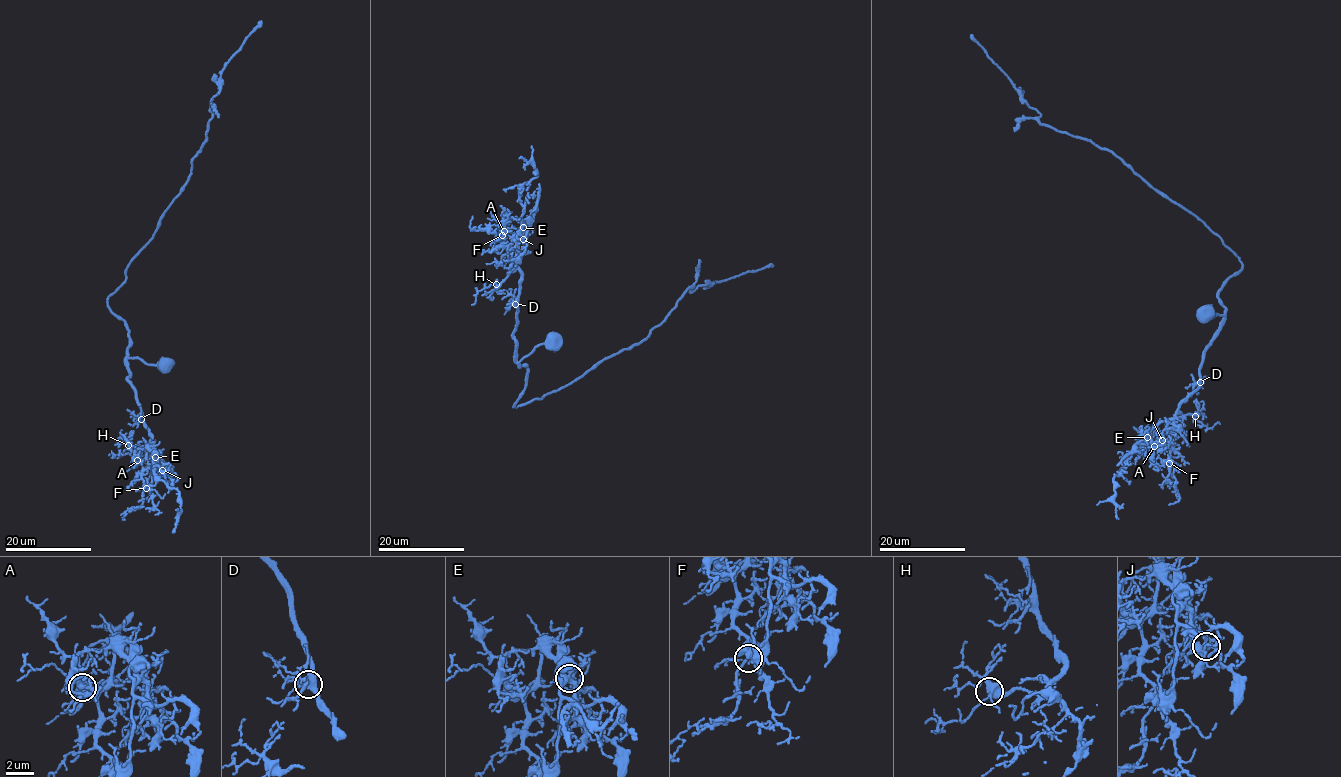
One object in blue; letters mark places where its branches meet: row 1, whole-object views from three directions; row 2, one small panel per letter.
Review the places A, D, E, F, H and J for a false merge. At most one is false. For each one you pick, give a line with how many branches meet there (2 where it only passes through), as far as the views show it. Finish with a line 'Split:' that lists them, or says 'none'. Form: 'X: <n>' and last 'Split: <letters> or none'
Split: none

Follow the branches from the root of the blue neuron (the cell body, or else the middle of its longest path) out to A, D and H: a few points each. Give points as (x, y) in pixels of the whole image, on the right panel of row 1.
A: (1206, 315), (1224, 315), (1205, 350), (1199, 389), (1166, 423), (1167, 439), (1154, 446)
D: (1206, 315), (1211, 319), (1217, 314), (1224, 315), (1218, 334), (1205, 350), (1199, 382)
H: (1206, 315), (1211, 319), (1224, 315), (1224, 323), (1205, 350), (1199, 389), (1175, 414), (1178, 418), (1195, 416)

